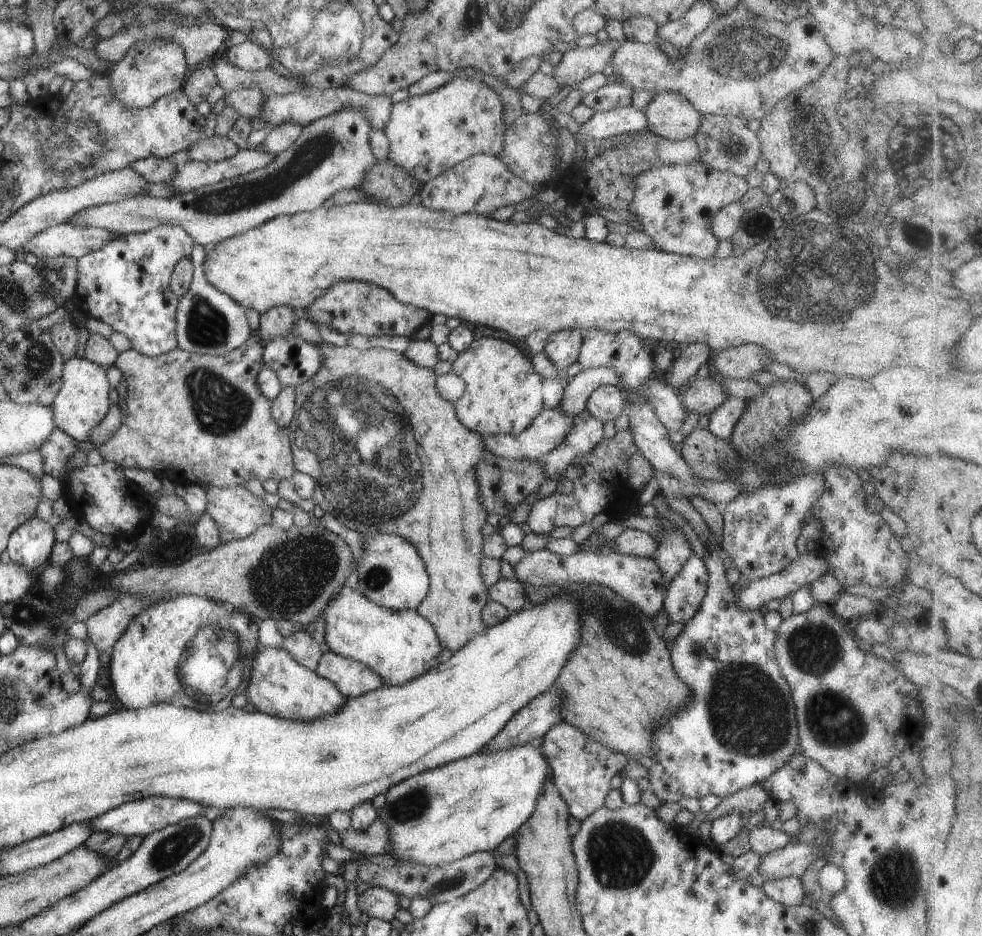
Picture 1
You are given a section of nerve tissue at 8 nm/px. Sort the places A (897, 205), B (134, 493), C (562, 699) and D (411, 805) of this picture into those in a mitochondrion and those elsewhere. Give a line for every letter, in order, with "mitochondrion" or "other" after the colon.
A: other
B: other
C: other
D: mitochondrion

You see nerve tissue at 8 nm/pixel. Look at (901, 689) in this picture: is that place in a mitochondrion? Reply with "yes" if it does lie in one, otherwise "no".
no

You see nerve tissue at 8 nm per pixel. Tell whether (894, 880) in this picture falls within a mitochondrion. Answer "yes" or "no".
yes

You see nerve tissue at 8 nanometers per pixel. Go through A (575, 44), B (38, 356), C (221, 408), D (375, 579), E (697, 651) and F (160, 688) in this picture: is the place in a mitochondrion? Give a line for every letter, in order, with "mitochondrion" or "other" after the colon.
A: other
B: mitochondrion
C: mitochondrion
D: mitochondrion
E: mitochondrion
F: other

